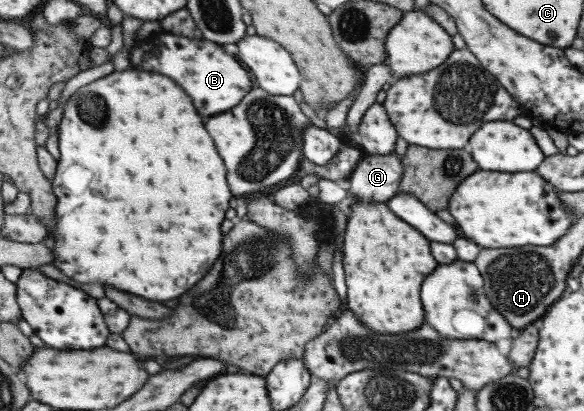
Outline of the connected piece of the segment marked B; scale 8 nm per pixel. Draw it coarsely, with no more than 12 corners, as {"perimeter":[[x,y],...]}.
{"perimeter":[[164,32],[130,67],[174,80],[214,116],[251,89],[224,46]]}

